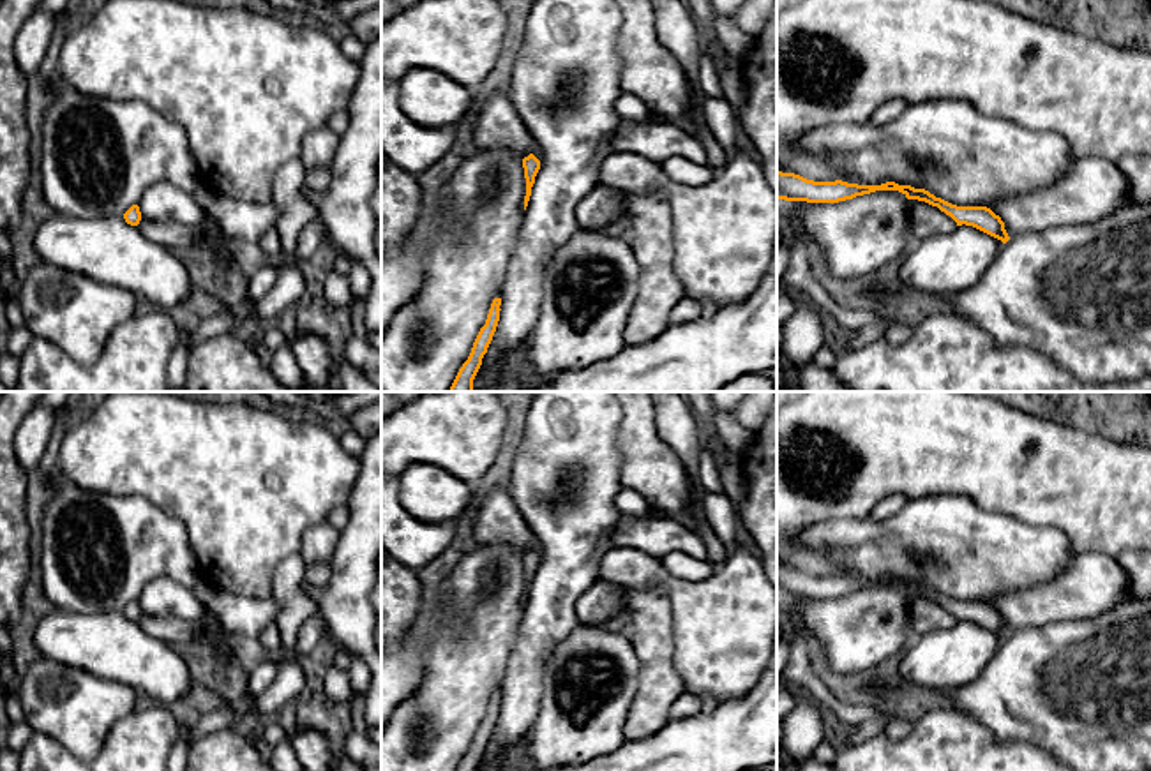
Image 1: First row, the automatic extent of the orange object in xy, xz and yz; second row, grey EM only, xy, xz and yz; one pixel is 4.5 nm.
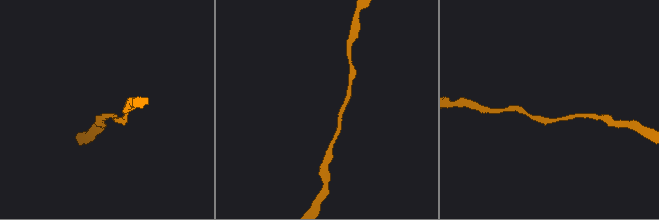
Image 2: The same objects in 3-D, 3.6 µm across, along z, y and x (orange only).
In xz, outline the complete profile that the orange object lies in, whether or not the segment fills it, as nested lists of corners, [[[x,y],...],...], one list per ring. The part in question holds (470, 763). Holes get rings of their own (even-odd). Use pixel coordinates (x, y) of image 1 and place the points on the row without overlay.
[[[494,693],[489,704],[485,720],[480,723],[473,737],[471,748],[468,755],[463,759],[463,762],[459,764],[457,771],[477,771],[482,760],[482,753],[487,748],[487,743],[493,736],[493,730],[500,716],[500,706],[501,706],[500,700],[501,700],[501,693]]]

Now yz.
[[[777,566],[777,596],[807,596],[807,598],[839,598],[853,595],[856,591],[870,589],[876,586],[899,586],[907,595],[925,596],[937,602],[941,607],[950,610],[957,621],[973,621],[1003,639],[1010,635],[1004,618],[987,602],[957,602],[941,593],[936,593],[925,584],[914,584],[911,580],[899,580],[895,577],[886,577],[881,580],[858,580],[842,575],[835,577],[814,577],[794,568]]]

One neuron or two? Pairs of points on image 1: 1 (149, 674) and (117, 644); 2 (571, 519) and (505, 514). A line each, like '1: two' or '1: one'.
1: one
2: two

